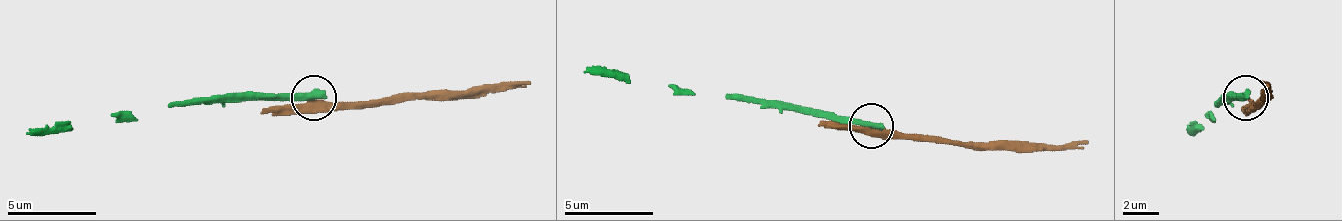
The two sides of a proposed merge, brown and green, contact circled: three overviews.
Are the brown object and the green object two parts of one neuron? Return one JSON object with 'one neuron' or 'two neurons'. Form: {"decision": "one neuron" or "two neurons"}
{"decision": "two neurons"}

